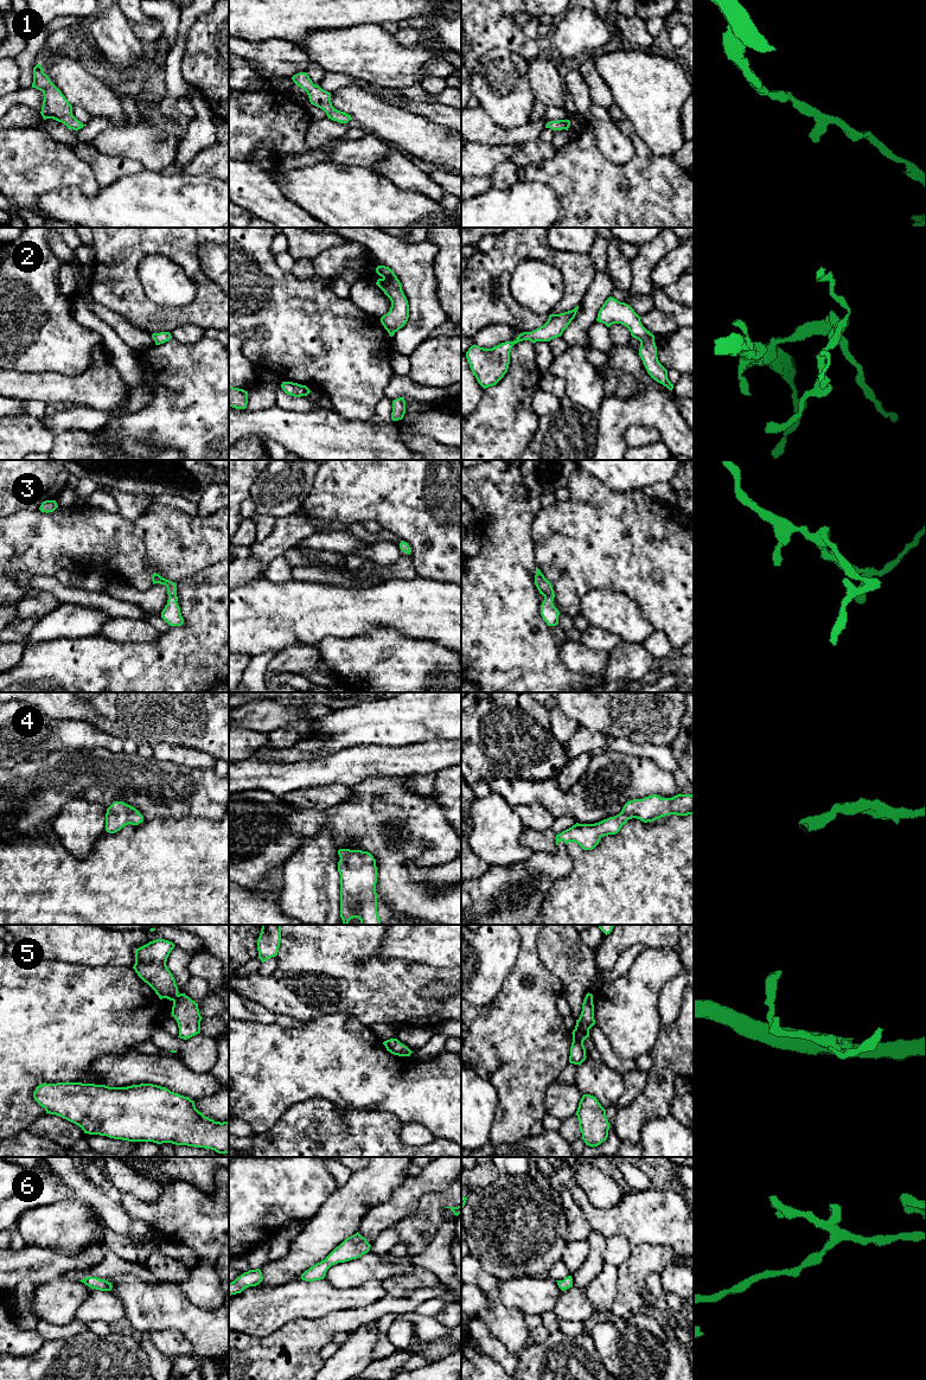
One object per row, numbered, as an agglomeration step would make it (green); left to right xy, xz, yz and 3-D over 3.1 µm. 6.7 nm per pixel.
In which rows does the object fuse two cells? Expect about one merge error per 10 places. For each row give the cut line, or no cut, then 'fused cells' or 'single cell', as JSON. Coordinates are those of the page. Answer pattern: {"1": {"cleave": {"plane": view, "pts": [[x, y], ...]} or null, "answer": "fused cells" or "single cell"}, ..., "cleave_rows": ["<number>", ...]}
{"1": {"cleave": null, "answer": "single cell"}, "2": {"cleave": null, "answer": "single cell"}, "3": {"cleave": null, "answer": "single cell"}, "4": {"cleave": null, "answer": "single cell"}, "5": {"cleave": {"plane": "xy", "pts": [[178, 995], [172, 1000]]}, "answer": "fused cells"}, "6": {"cleave": null, "answer": "single cell"}, "cleave_rows": ["5"]}

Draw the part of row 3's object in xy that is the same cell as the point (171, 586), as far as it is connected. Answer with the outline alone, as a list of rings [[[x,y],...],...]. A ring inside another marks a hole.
[[[154,573],[152,575],[152,581],[154,583],[165,584],[167,588],[168,600],[167,605],[161,612],[161,618],[170,625],[170,626],[181,626],[184,624],[184,619],[180,613],[180,607],[178,605],[178,596],[177,596],[177,583],[161,577],[159,574]]]

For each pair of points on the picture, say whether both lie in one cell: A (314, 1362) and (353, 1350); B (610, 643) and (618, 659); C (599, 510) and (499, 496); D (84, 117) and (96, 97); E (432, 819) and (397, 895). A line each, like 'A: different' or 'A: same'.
A: different
B: different
C: different
D: different
E: same

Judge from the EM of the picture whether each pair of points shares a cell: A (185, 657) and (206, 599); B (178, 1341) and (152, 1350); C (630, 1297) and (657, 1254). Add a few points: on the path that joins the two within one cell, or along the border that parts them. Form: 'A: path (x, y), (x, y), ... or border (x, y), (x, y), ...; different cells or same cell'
A: path (199, 643), (206, 636), (206, 613); same cell
B: border (146, 1335), (172, 1363); different cells
C: path (631, 1286), (632, 1279), (646, 1265); same cell

